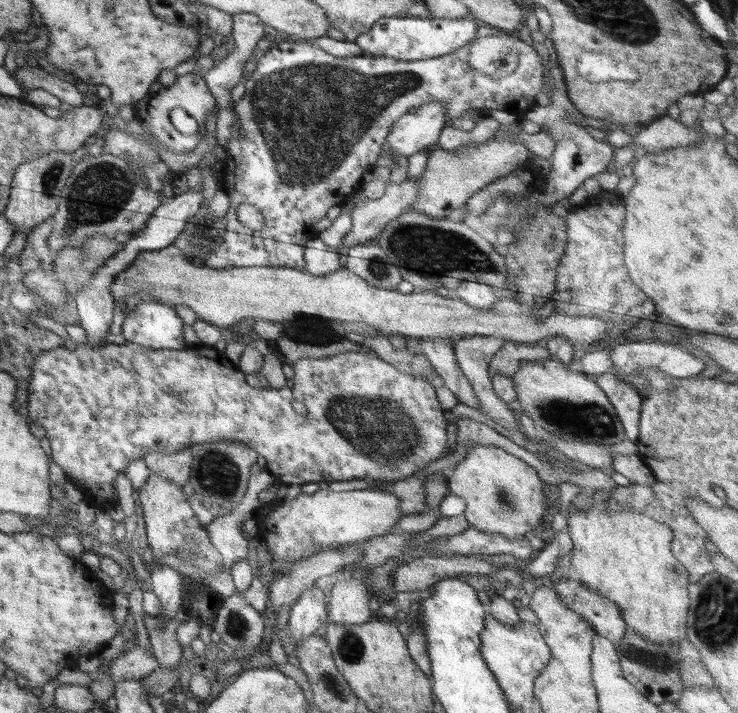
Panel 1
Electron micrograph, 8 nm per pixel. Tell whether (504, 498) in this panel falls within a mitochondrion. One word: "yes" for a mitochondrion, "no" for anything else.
yes

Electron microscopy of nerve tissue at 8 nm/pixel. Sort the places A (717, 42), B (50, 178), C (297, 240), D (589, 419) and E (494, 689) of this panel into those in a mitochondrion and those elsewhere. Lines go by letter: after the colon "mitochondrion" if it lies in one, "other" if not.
A: other
B: mitochondrion
C: other
D: mitochondrion
E: other

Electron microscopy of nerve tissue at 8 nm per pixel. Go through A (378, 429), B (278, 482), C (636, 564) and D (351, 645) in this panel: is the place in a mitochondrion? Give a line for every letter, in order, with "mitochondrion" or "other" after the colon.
A: mitochondrion
B: other
C: other
D: mitochondrion

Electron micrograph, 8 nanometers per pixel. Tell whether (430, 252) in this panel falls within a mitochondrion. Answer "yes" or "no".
yes

